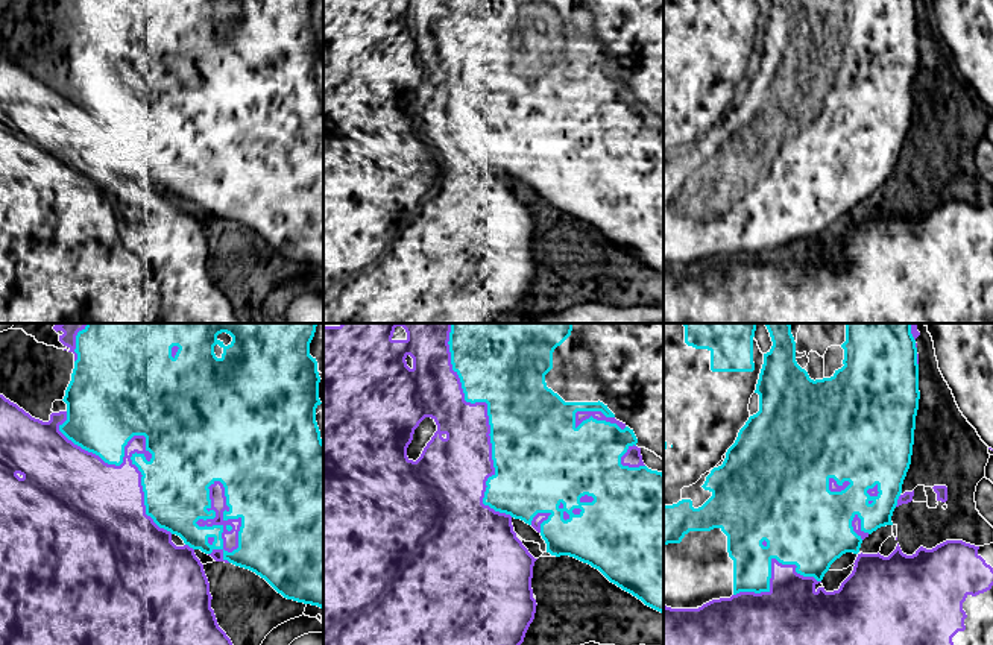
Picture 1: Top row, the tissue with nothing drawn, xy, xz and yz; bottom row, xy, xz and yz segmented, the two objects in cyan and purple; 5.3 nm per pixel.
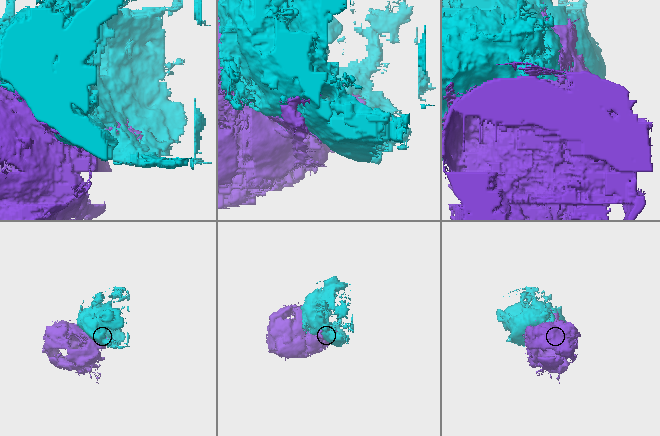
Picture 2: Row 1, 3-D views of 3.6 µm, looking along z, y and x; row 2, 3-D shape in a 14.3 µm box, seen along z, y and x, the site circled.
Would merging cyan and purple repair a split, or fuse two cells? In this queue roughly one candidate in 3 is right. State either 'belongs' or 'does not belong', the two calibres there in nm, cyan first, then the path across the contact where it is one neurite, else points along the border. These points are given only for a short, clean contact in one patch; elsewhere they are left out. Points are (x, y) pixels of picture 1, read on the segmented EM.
does not belong; calibres 480 and 80 nm

